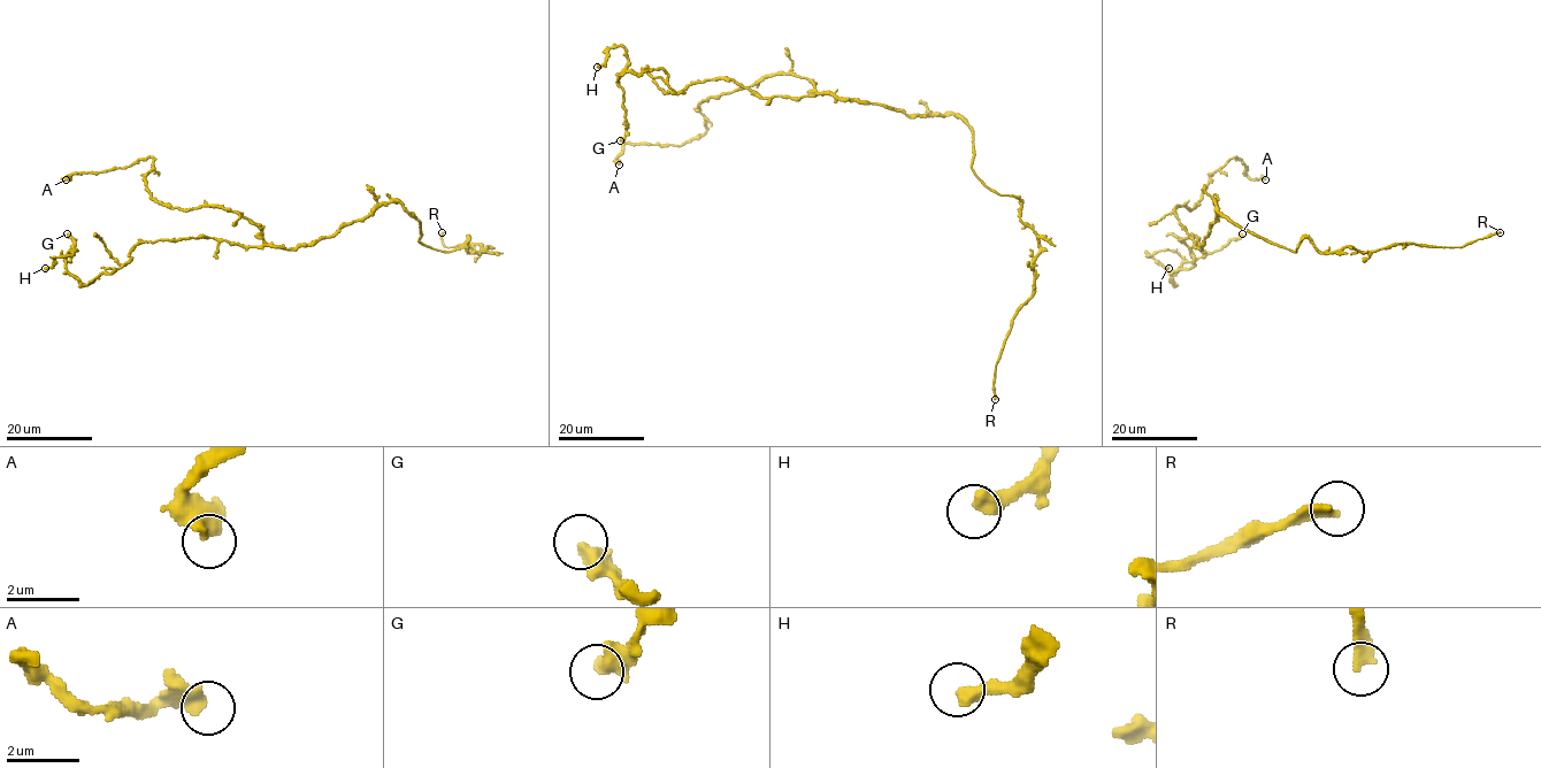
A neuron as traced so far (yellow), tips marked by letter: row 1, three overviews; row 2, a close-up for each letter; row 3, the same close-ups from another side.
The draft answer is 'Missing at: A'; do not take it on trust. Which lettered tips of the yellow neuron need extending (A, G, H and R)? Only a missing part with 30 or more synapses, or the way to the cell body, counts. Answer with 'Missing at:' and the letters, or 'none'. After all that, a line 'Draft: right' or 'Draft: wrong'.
Missing at: R
Draft: wrong

